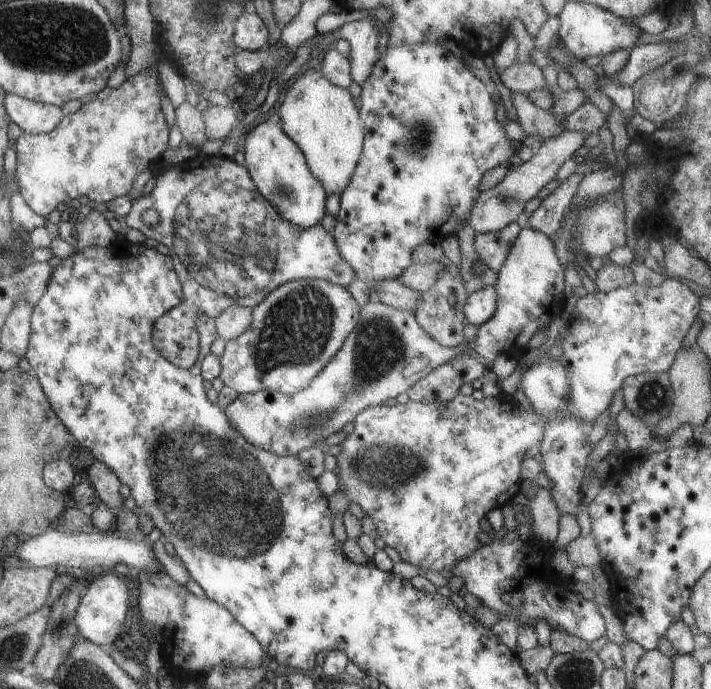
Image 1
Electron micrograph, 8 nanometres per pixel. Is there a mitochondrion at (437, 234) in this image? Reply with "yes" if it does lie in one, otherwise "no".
no

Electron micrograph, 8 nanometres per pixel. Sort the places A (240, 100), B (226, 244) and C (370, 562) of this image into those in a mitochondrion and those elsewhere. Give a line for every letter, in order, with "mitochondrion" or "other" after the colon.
A: other
B: mitochondrion
C: other

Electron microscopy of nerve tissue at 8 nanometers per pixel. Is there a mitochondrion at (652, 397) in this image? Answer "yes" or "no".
yes

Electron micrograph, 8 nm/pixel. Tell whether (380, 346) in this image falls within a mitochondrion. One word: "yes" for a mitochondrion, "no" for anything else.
yes

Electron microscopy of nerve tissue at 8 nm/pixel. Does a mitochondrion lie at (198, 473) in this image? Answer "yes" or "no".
yes

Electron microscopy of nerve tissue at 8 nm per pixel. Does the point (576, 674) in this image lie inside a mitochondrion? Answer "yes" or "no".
yes

